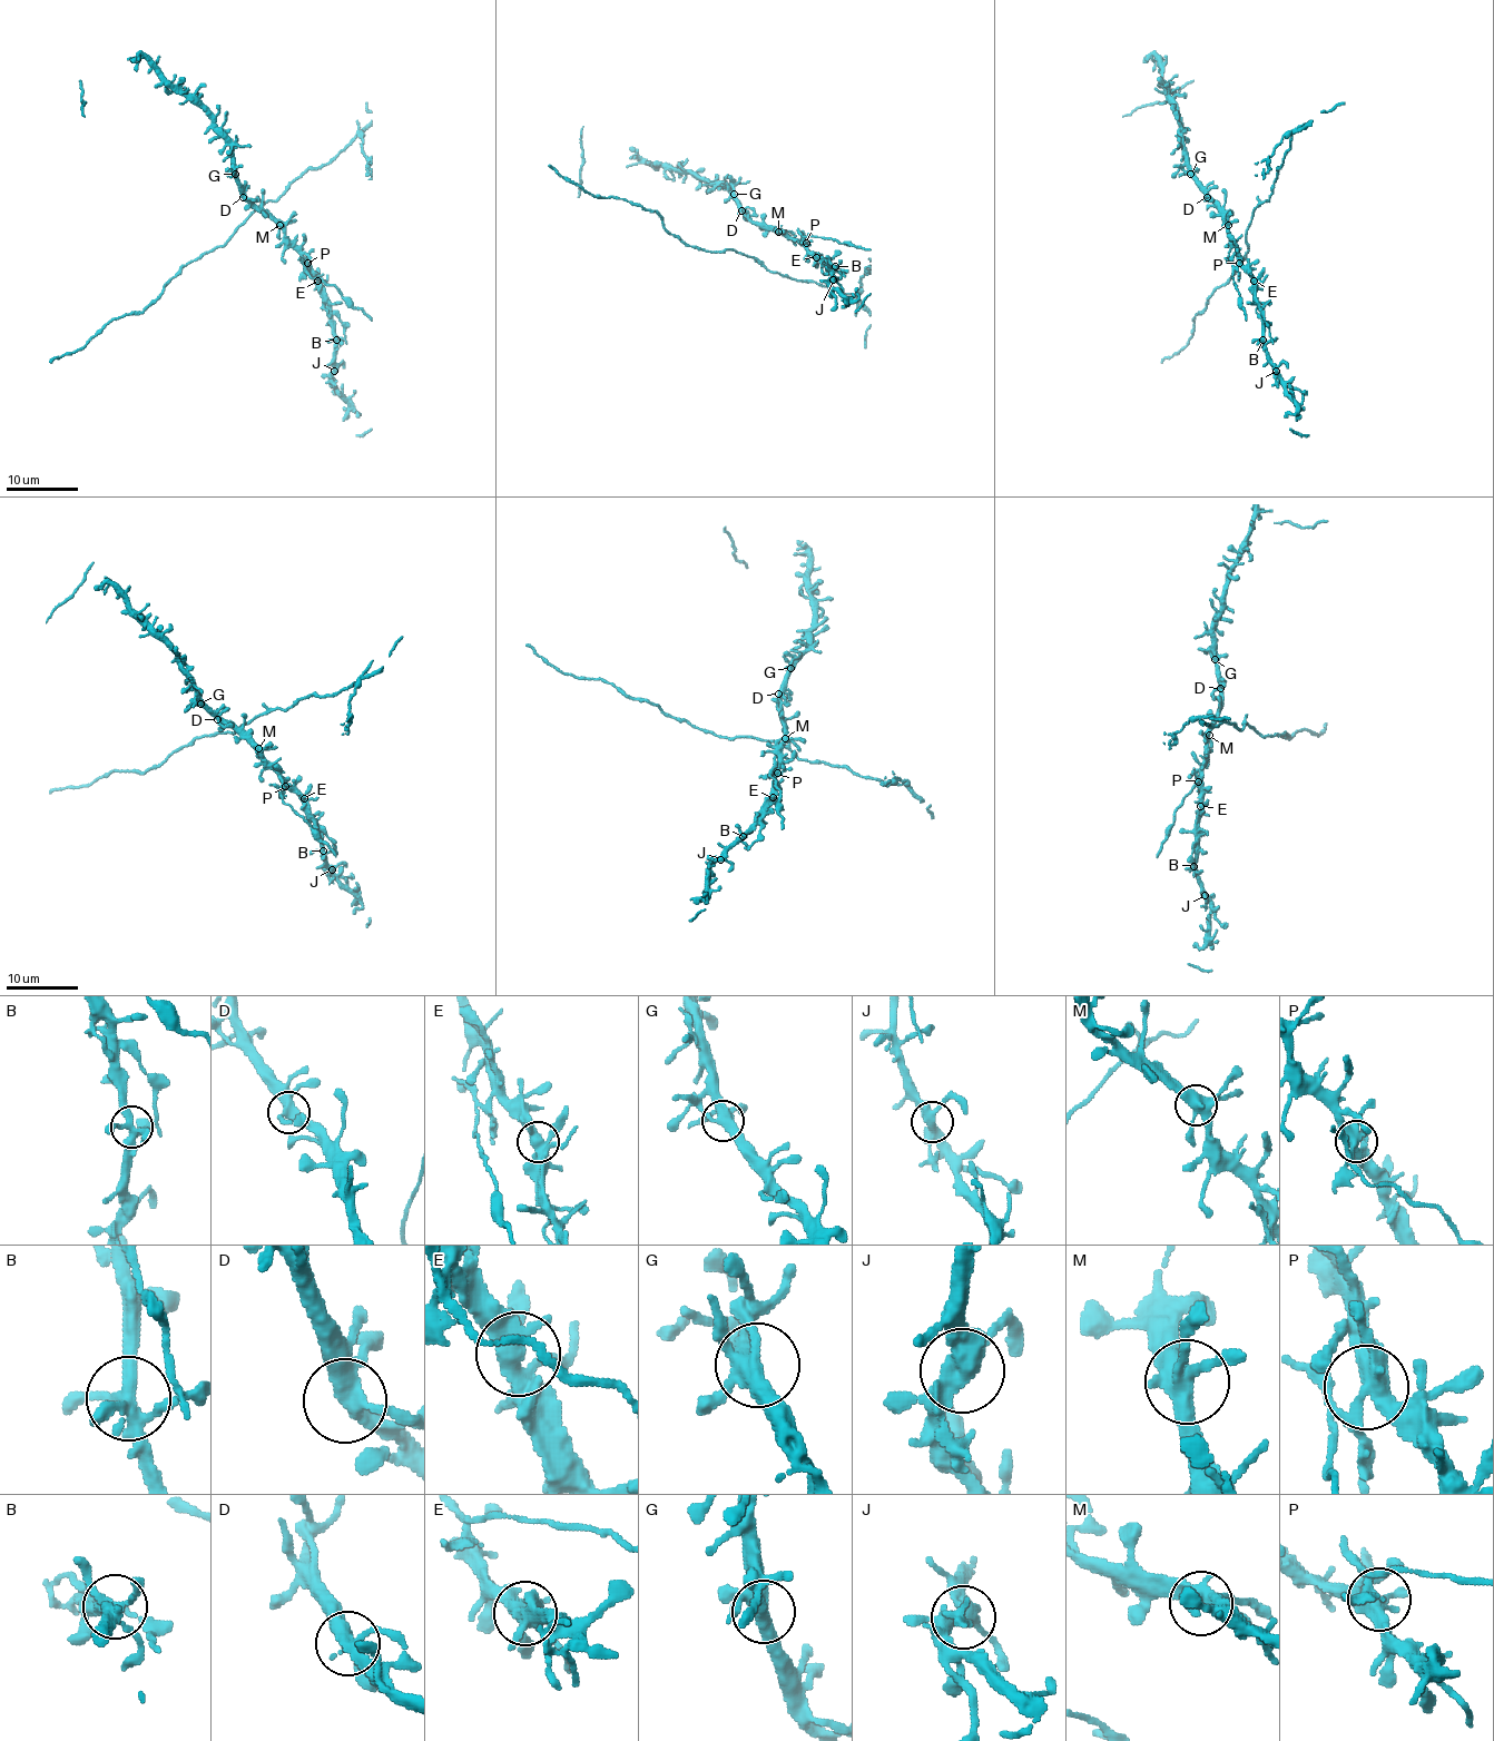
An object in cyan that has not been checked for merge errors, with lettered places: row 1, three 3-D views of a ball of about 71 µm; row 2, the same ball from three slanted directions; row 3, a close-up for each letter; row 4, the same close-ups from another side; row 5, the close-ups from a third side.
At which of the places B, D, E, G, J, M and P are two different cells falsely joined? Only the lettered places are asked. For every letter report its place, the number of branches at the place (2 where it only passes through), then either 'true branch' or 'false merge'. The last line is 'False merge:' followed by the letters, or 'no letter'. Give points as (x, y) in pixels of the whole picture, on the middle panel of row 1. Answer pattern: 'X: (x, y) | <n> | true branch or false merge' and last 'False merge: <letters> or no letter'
B: (835, 266) | 5 | true branch
D: (741, 210) | 5 | true branch
E: (816, 257) | 5 | true branch
G: (734, 194) | 5 | true branch
J: (833, 279) | 6 | true branch
M: (778, 232) | 5 | true branch
P: (806, 243) | 5 | false merge
False merge: P

